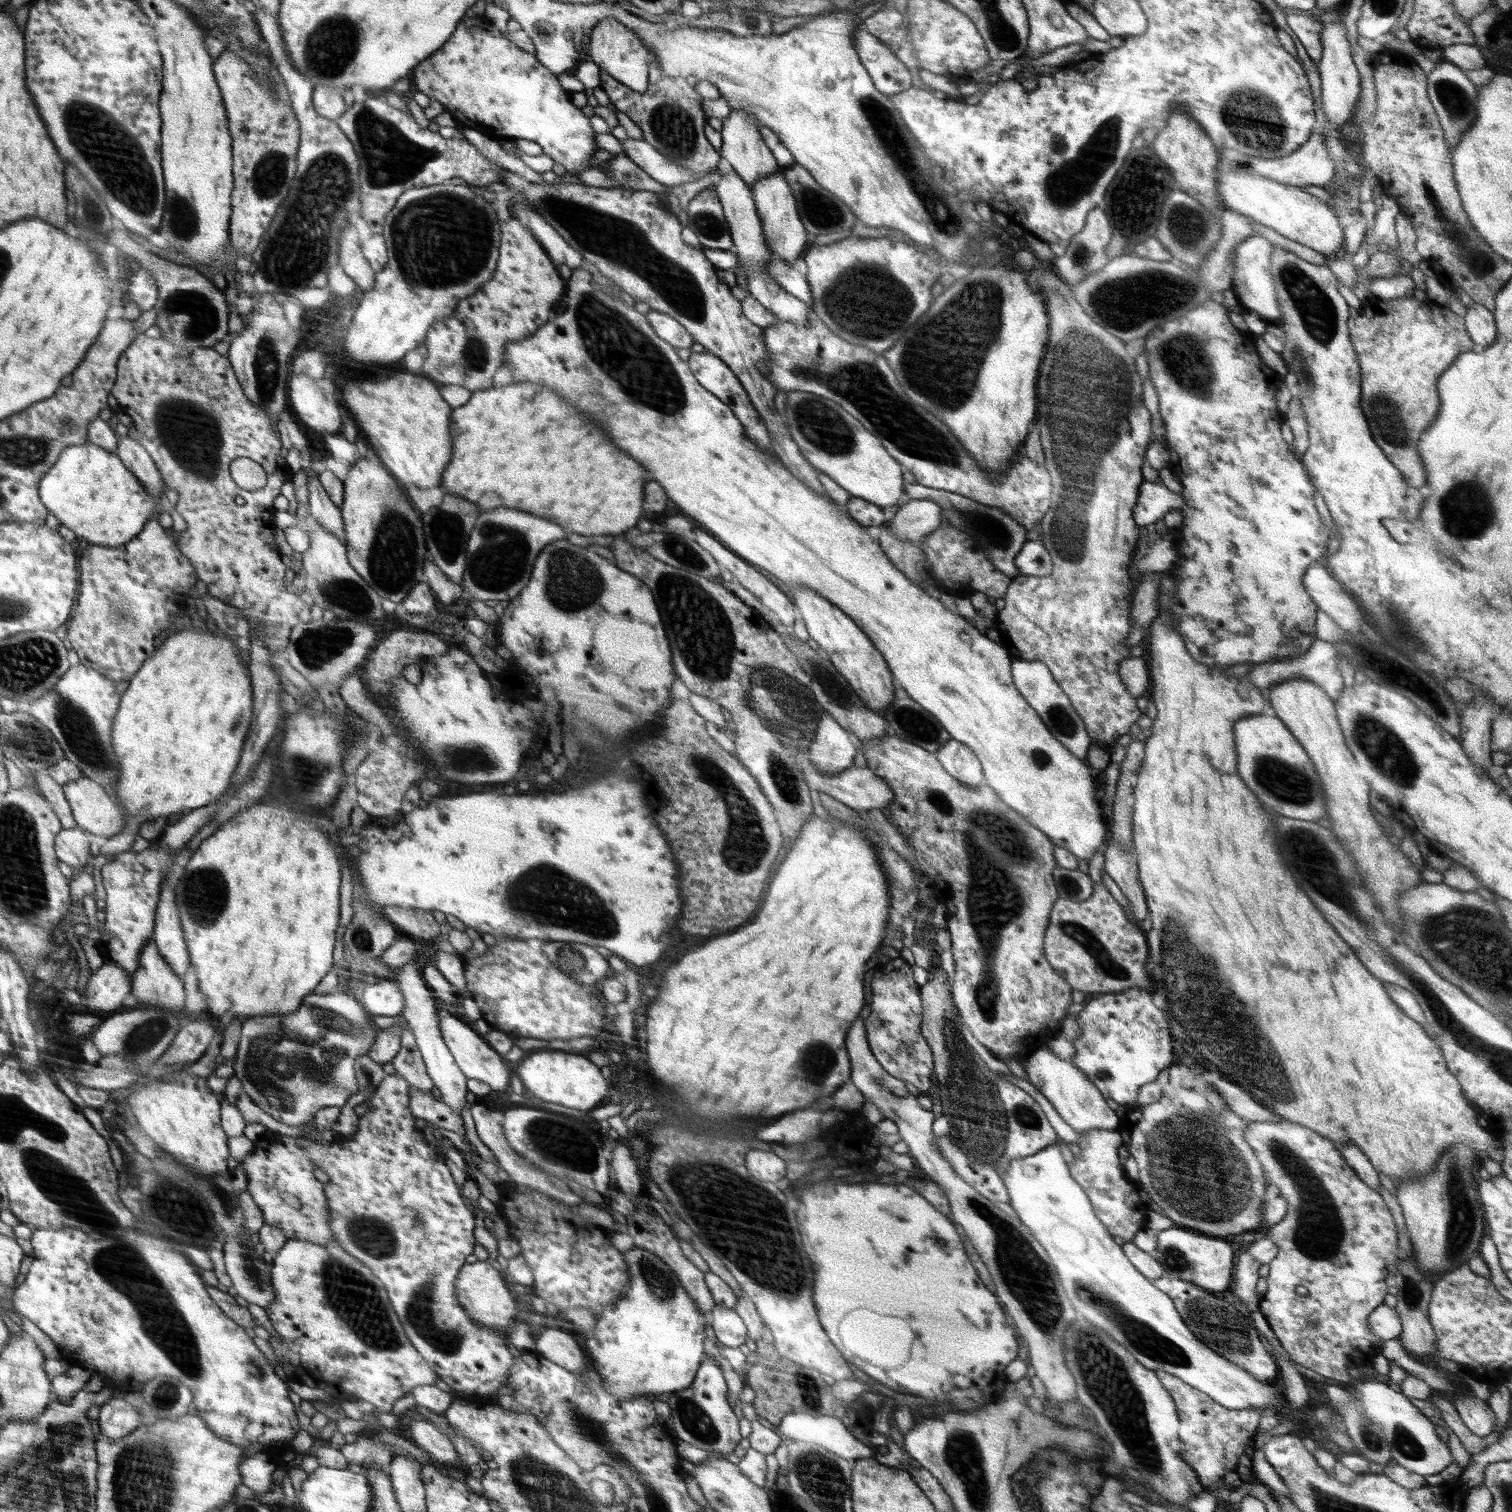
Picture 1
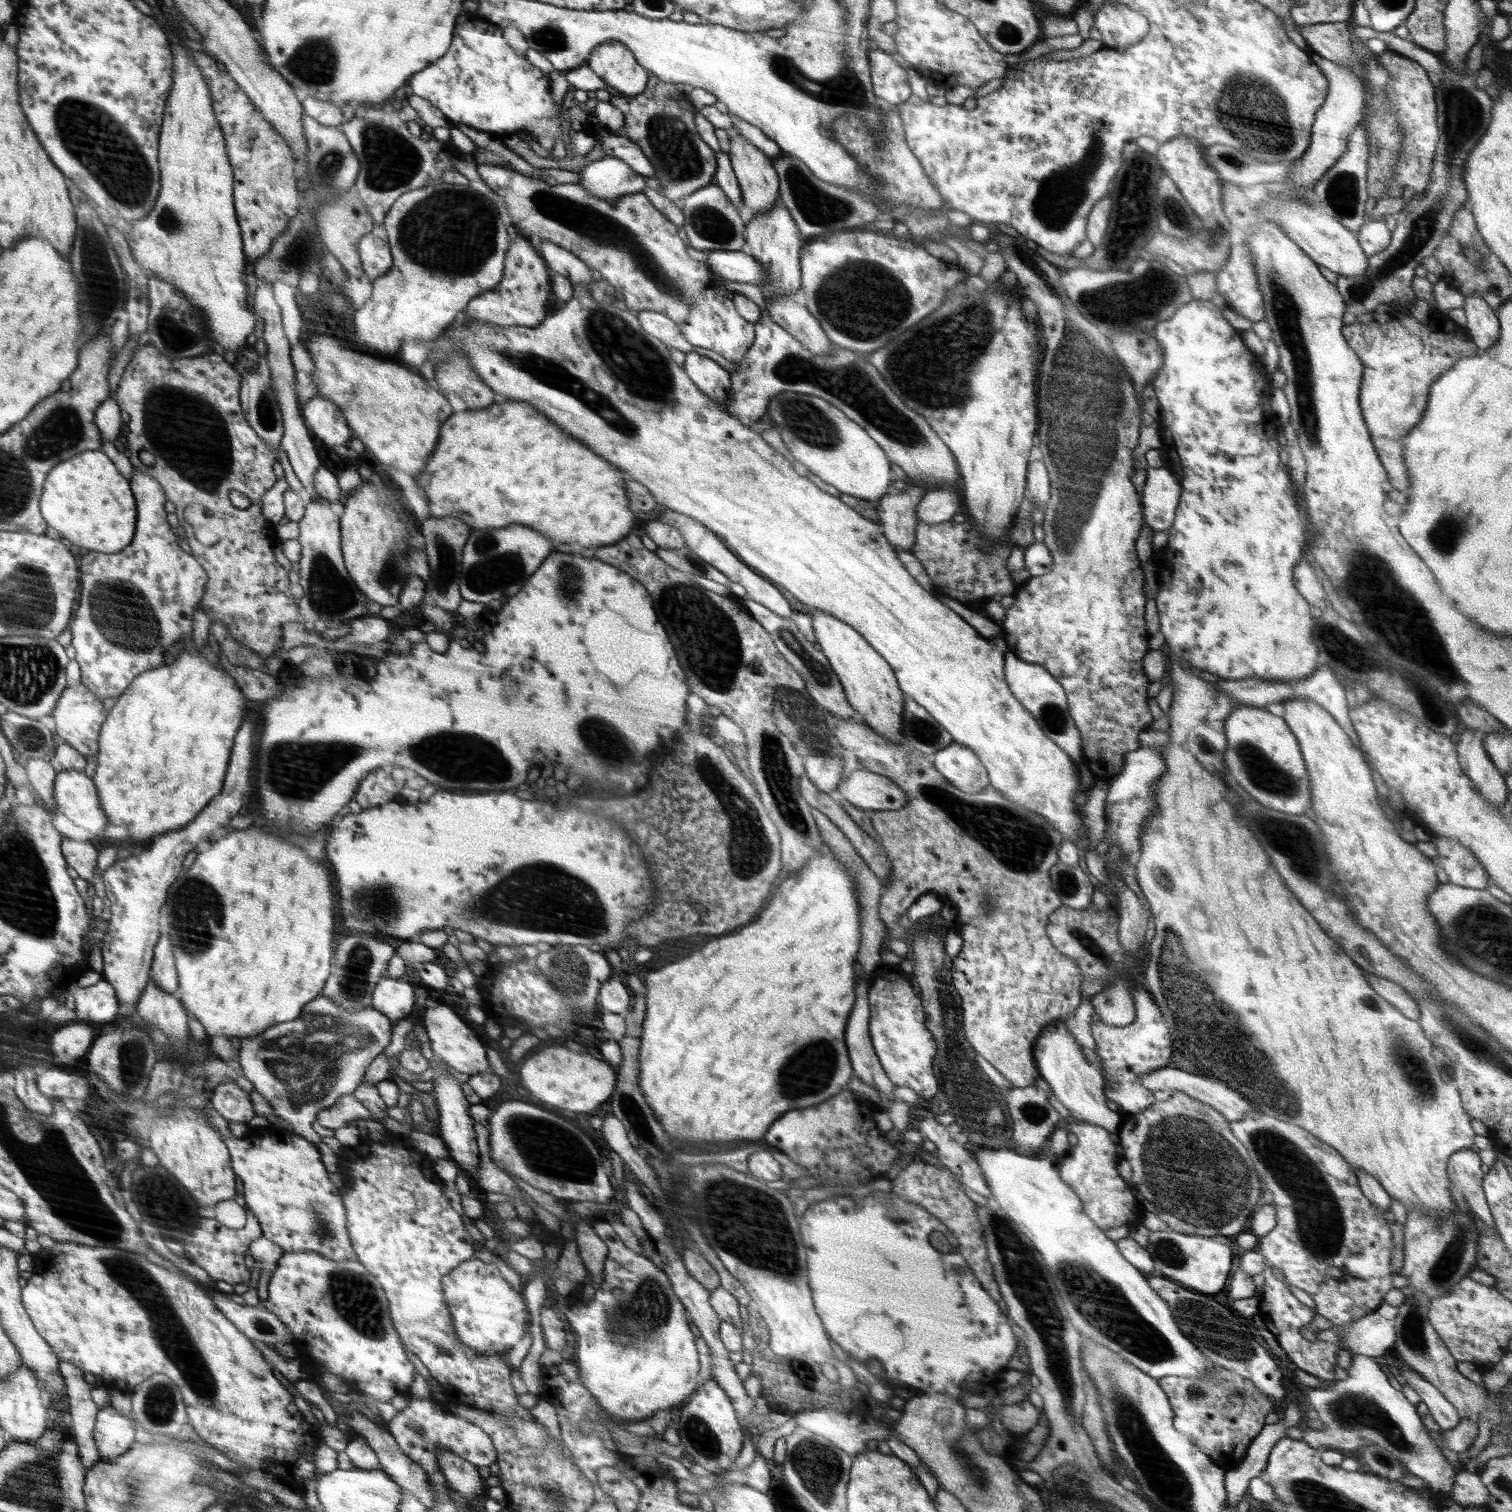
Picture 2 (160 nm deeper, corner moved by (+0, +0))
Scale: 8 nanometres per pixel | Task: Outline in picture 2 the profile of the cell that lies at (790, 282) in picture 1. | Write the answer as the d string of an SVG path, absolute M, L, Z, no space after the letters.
M711 250L706 262L717 275L735 282L755 283L762 286L767 279L762 265L752 254L744 251Z

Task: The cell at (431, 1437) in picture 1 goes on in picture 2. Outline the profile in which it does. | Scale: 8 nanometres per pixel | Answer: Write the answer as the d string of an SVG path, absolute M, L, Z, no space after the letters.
M439 1450L438 1460L443 1475L449 1480L450 1488L460 1497L469 1501L486 1494L485 1480L478 1474L475 1464L449 1450Z

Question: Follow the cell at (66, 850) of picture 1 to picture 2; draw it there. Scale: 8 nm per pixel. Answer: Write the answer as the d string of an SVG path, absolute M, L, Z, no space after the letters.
M66 837L62 843L63 852L69 865L76 870L84 880L92 880L99 851L90 841L78 842Z

